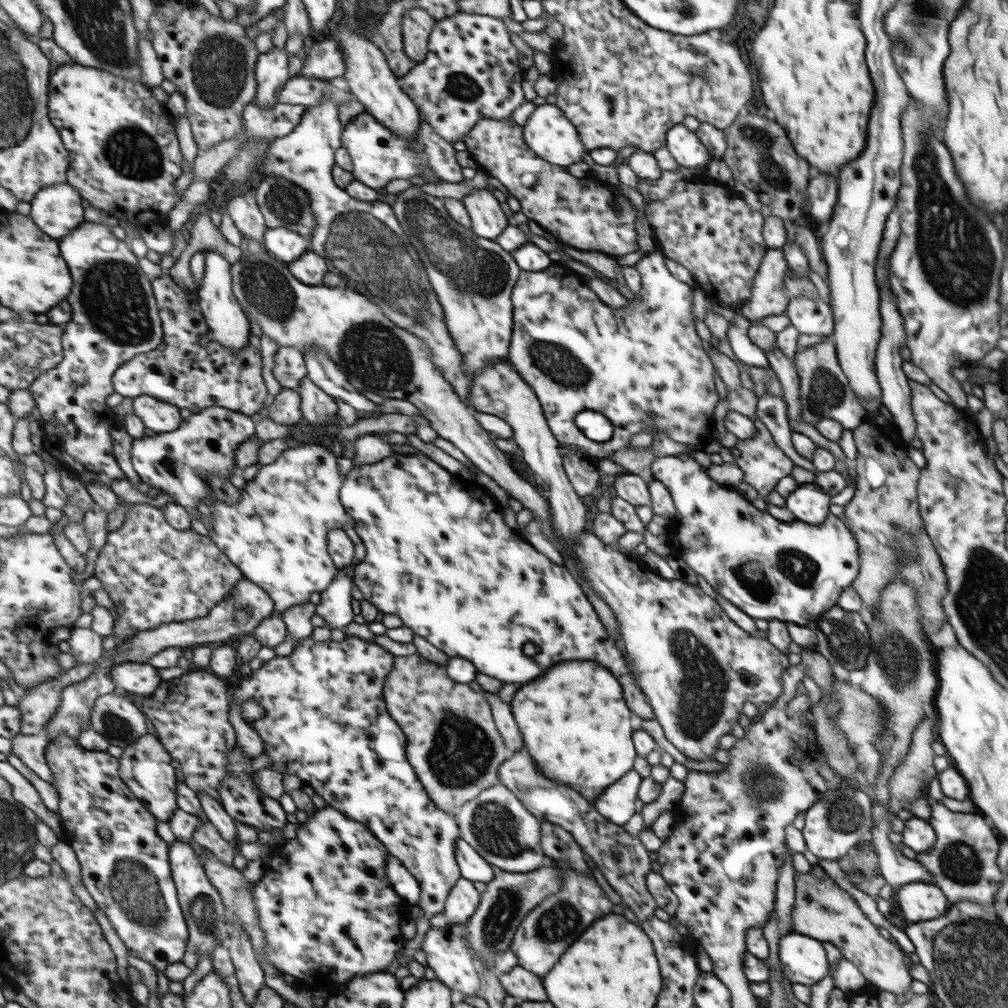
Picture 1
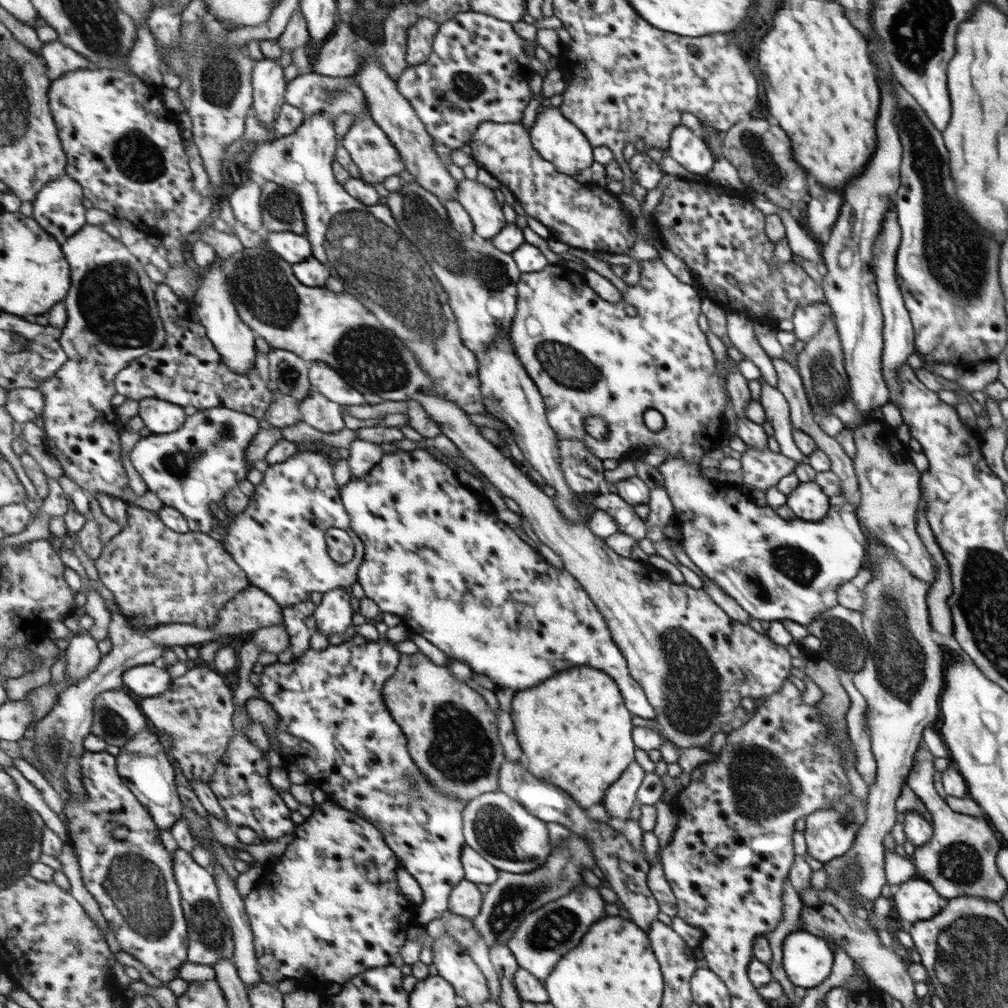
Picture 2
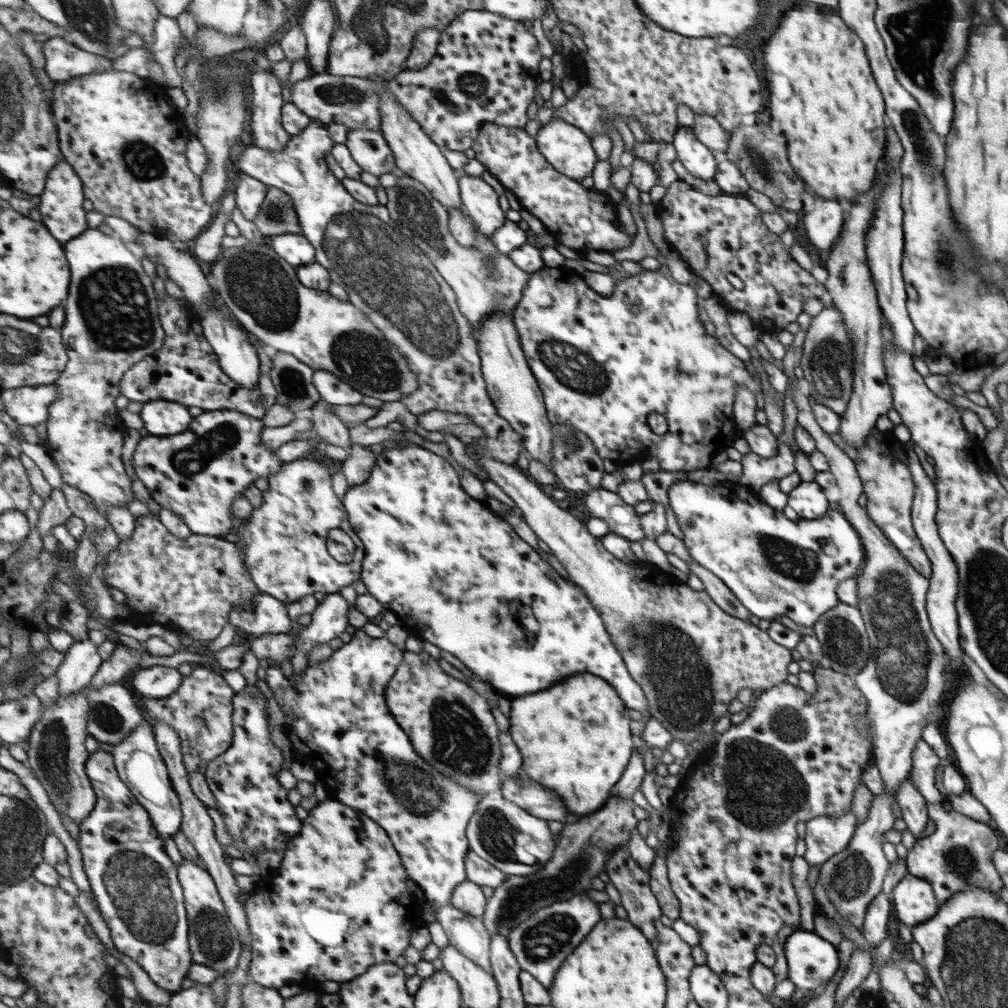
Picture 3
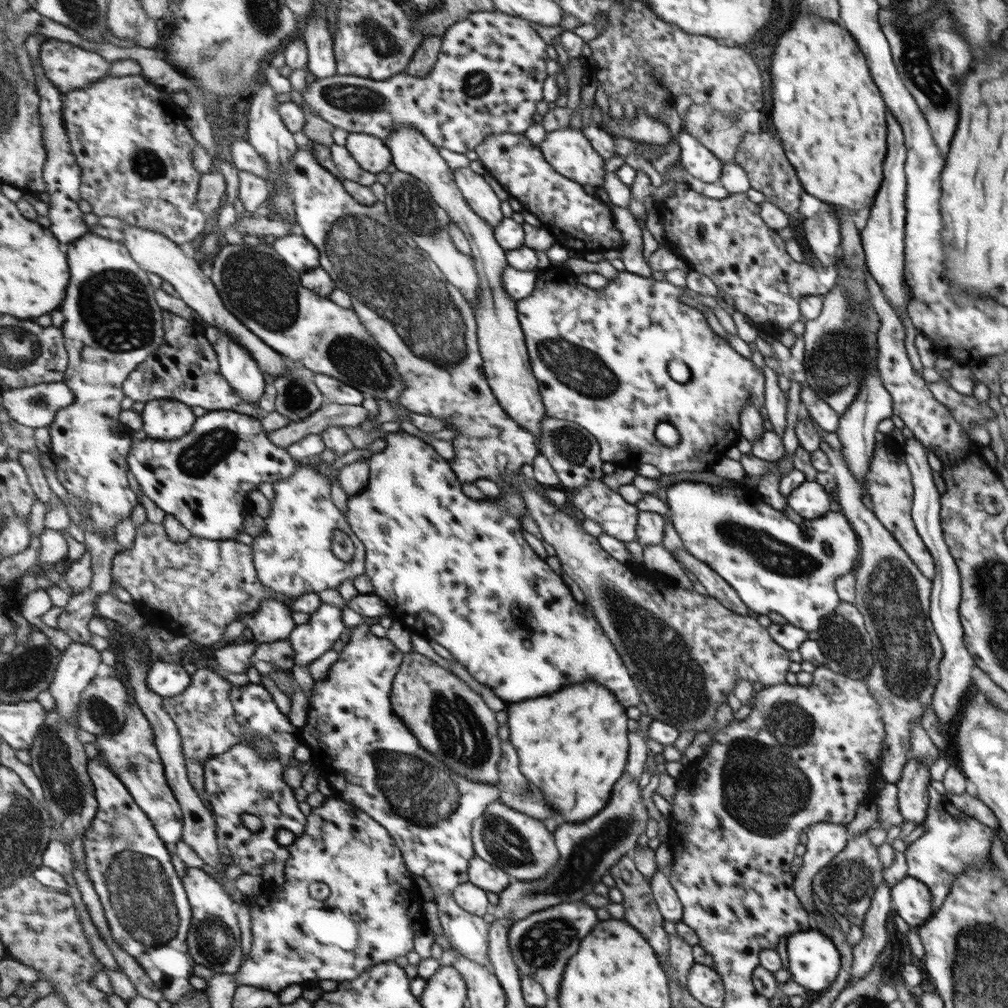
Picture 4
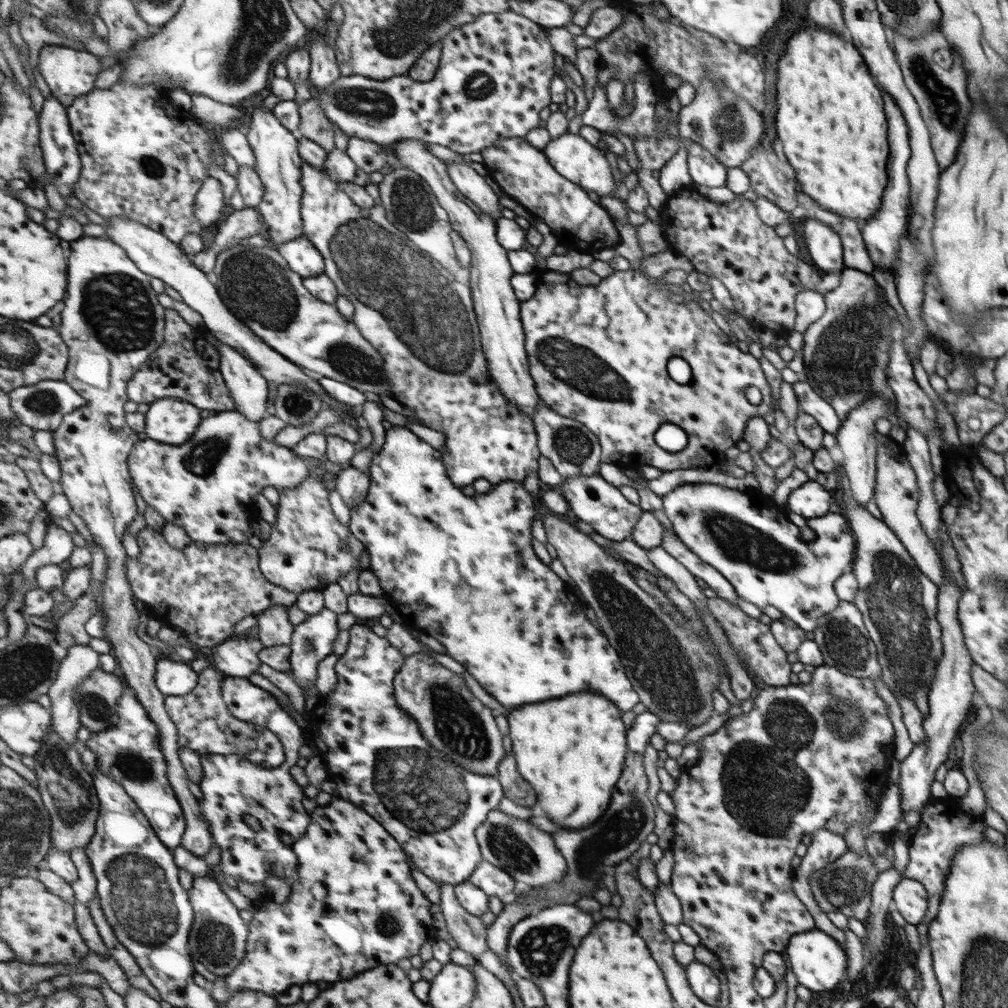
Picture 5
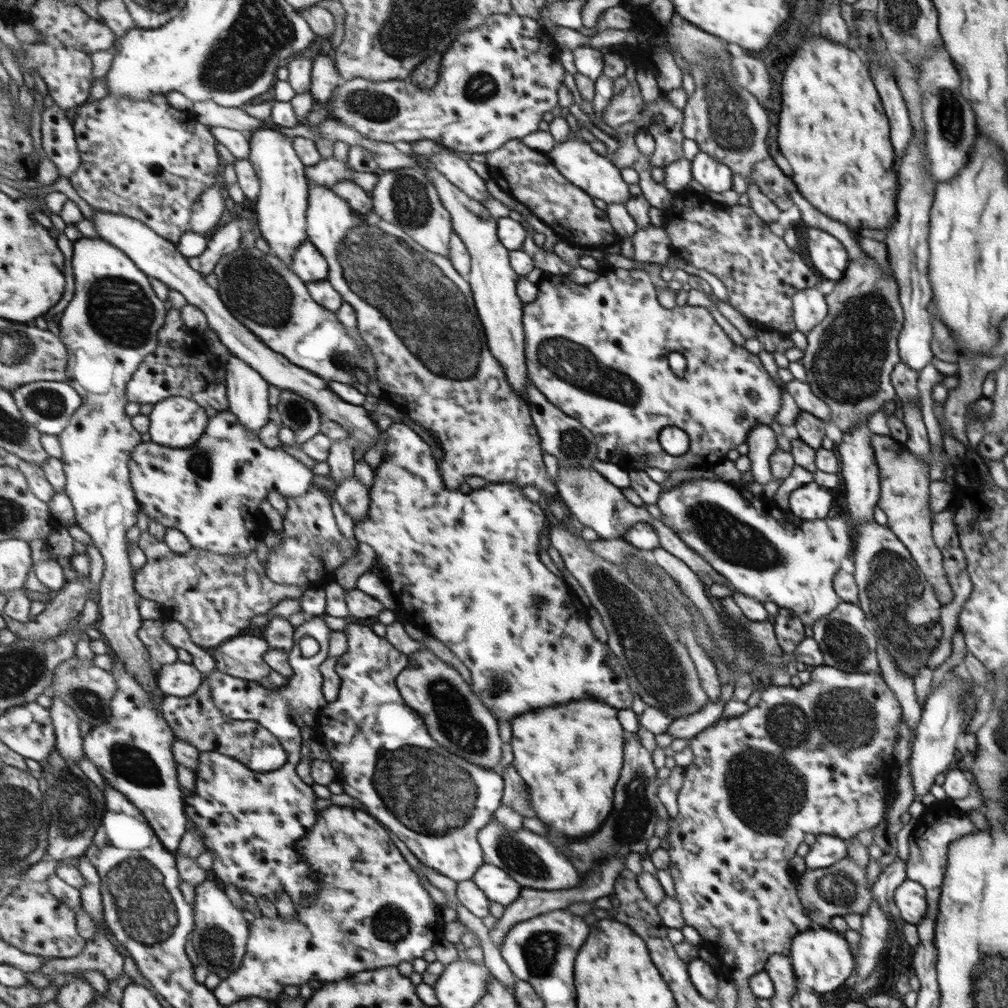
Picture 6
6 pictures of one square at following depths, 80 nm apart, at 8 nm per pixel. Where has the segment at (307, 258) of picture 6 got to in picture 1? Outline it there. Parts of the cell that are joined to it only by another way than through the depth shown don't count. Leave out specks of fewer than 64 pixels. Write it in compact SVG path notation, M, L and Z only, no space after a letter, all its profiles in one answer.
M282 226L279 228L268 227L264 244L269 252L286 263L300 259L309 250L304 236Z

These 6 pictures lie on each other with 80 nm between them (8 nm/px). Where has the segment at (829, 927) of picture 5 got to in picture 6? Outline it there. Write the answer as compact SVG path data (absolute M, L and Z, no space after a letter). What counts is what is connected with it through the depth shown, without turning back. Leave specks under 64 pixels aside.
M819 834L815 836L815 843L808 848L807 854L803 857L805 872L807 869L831 867L834 863L847 856L847 841L839 837Z

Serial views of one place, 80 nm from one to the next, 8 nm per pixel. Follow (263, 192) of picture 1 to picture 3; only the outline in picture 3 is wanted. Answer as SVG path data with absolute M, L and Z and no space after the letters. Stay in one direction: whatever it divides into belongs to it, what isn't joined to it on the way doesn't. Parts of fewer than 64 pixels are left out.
M270 187L262 209L253 222L264 238L281 234L302 234L302 226L293 199L284 190Z

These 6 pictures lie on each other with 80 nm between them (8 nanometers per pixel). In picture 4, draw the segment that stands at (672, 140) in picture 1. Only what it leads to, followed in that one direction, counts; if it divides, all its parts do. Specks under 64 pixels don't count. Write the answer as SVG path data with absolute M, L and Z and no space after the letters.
M680 131L674 141L680 148L683 169L701 182L718 183L722 162L716 156L686 132Z

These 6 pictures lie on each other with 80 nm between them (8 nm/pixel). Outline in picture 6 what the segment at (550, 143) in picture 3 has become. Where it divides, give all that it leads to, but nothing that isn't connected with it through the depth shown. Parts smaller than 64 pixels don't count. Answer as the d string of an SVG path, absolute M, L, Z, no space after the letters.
M566 139L556 143L547 155L568 181L571 181L577 188L584 189L589 196L603 200L606 204L614 202L624 205L628 202L629 190L627 190L627 184L621 180L616 165L607 162L599 154L595 154L595 151L591 150L587 142L582 139Z

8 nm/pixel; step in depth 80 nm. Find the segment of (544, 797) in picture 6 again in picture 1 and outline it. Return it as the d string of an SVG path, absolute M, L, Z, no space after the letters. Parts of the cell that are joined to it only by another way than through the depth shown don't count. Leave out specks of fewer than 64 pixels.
M562 660L543 678L523 684L510 702L524 746L533 752L541 772L561 780L589 804L622 779L635 758L629 726L631 714L620 681L609 672L592 660Z

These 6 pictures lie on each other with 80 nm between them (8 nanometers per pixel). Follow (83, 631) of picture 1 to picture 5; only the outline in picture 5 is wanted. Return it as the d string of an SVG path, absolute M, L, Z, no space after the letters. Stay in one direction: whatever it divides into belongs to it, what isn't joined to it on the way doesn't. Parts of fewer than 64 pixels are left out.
M77 644L73 648L69 648L66 657L63 659L62 665L58 670L58 677L51 685L48 695L52 700L52 726L59 731L67 742L77 742L77 732L81 728L81 714L79 708L75 707L74 692L81 686L84 678L87 678L94 670L99 669L99 654L93 647L84 644Z

